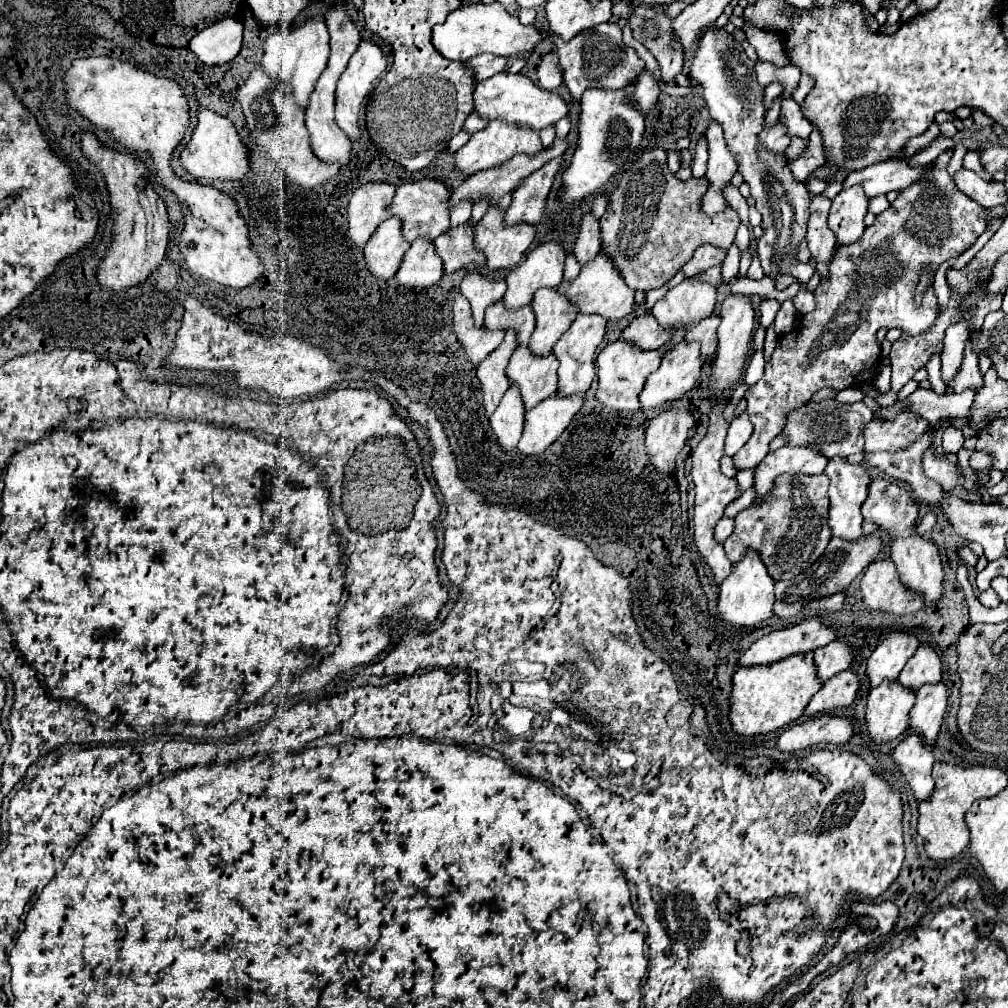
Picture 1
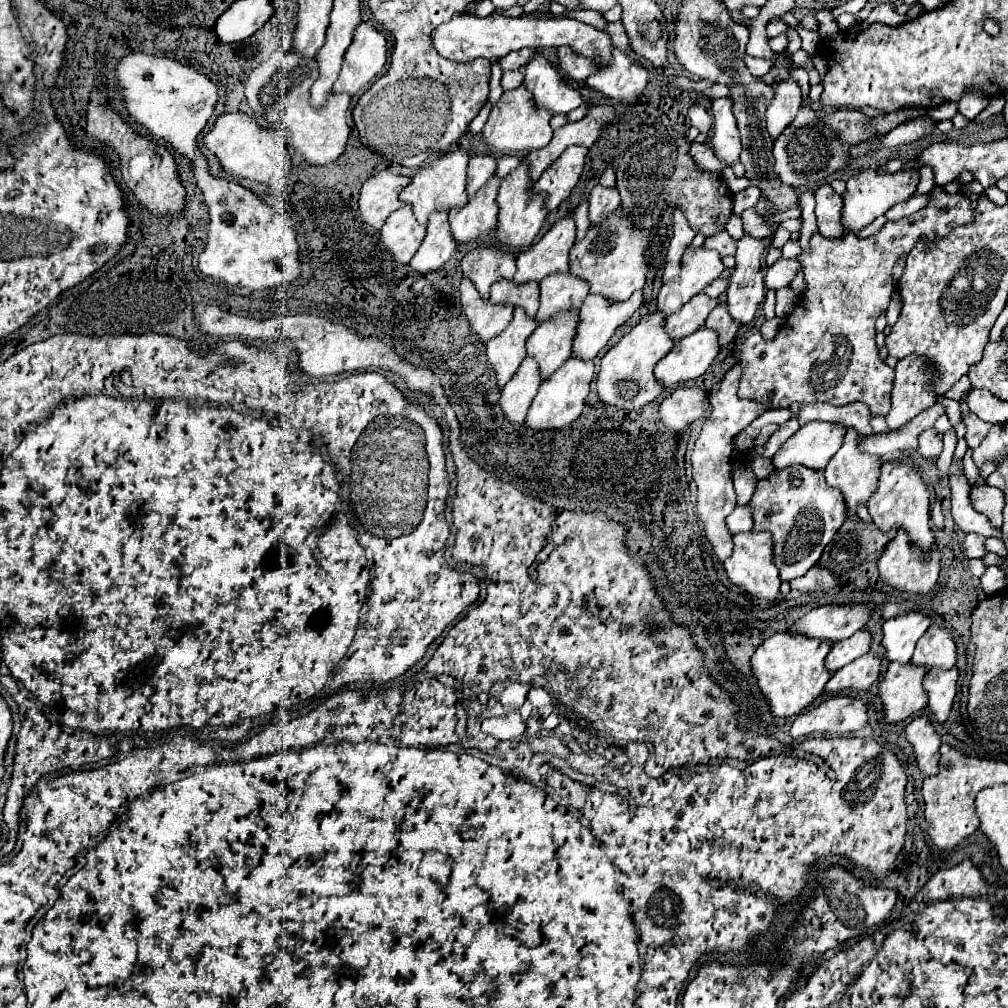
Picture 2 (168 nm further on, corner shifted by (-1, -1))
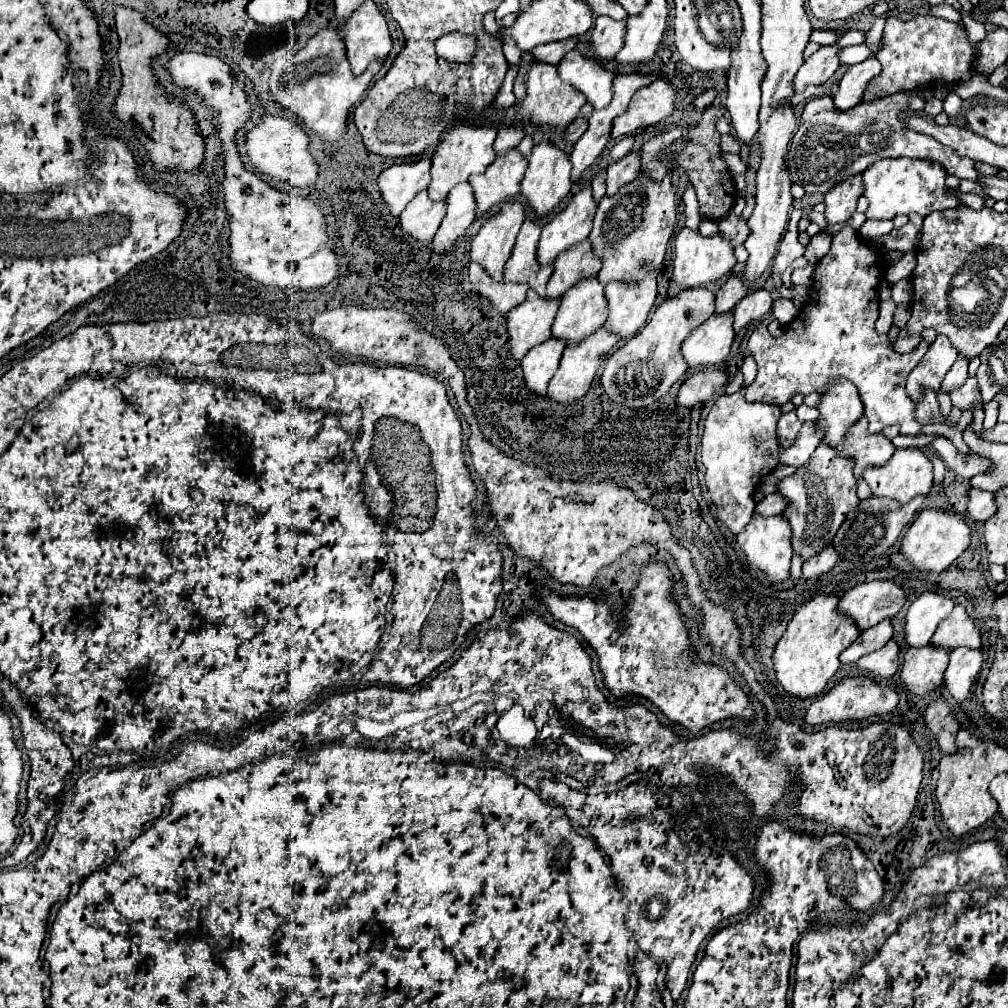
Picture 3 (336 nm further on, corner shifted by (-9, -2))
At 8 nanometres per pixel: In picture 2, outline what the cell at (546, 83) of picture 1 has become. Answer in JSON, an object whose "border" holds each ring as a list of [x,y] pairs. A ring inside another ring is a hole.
{"border":[[[559,47],[559,67],[571,81],[585,81],[597,69],[597,59],[573,53],[569,47]]]}

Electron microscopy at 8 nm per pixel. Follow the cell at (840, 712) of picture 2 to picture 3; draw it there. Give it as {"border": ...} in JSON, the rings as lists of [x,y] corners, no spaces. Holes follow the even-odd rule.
{"border":[[[857,676],[857,678],[845,678],[837,686],[833,686],[829,692],[823,696],[817,696],[815,702],[809,706],[805,714],[805,722],[809,726],[819,726],[819,724],[841,724],[841,722],[863,722],[863,720],[873,720],[883,714],[891,714],[897,706],[899,698],[889,686],[881,686],[869,678]]]}

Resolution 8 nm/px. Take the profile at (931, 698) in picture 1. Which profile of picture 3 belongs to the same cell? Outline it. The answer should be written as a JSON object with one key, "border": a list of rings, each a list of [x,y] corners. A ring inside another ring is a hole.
{"border":[[[953,650],[949,656],[949,666],[943,676],[943,684],[951,698],[961,704],[969,696],[969,688],[983,666],[981,650]]]}

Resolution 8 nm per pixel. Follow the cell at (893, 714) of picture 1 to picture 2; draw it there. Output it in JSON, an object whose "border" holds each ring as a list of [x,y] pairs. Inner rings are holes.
{"border":[[[893,661],[879,685],[879,695],[885,705],[885,719],[889,723],[901,723],[907,717],[915,717],[927,705],[923,689],[923,677],[927,669],[921,665],[901,665]]]}

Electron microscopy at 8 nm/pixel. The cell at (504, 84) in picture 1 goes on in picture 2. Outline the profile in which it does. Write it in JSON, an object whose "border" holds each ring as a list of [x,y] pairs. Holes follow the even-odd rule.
{"border":[[[543,55],[533,57],[525,69],[525,87],[533,91],[537,105],[547,107],[553,115],[569,113],[583,105],[581,91],[567,83],[557,67]]]}

